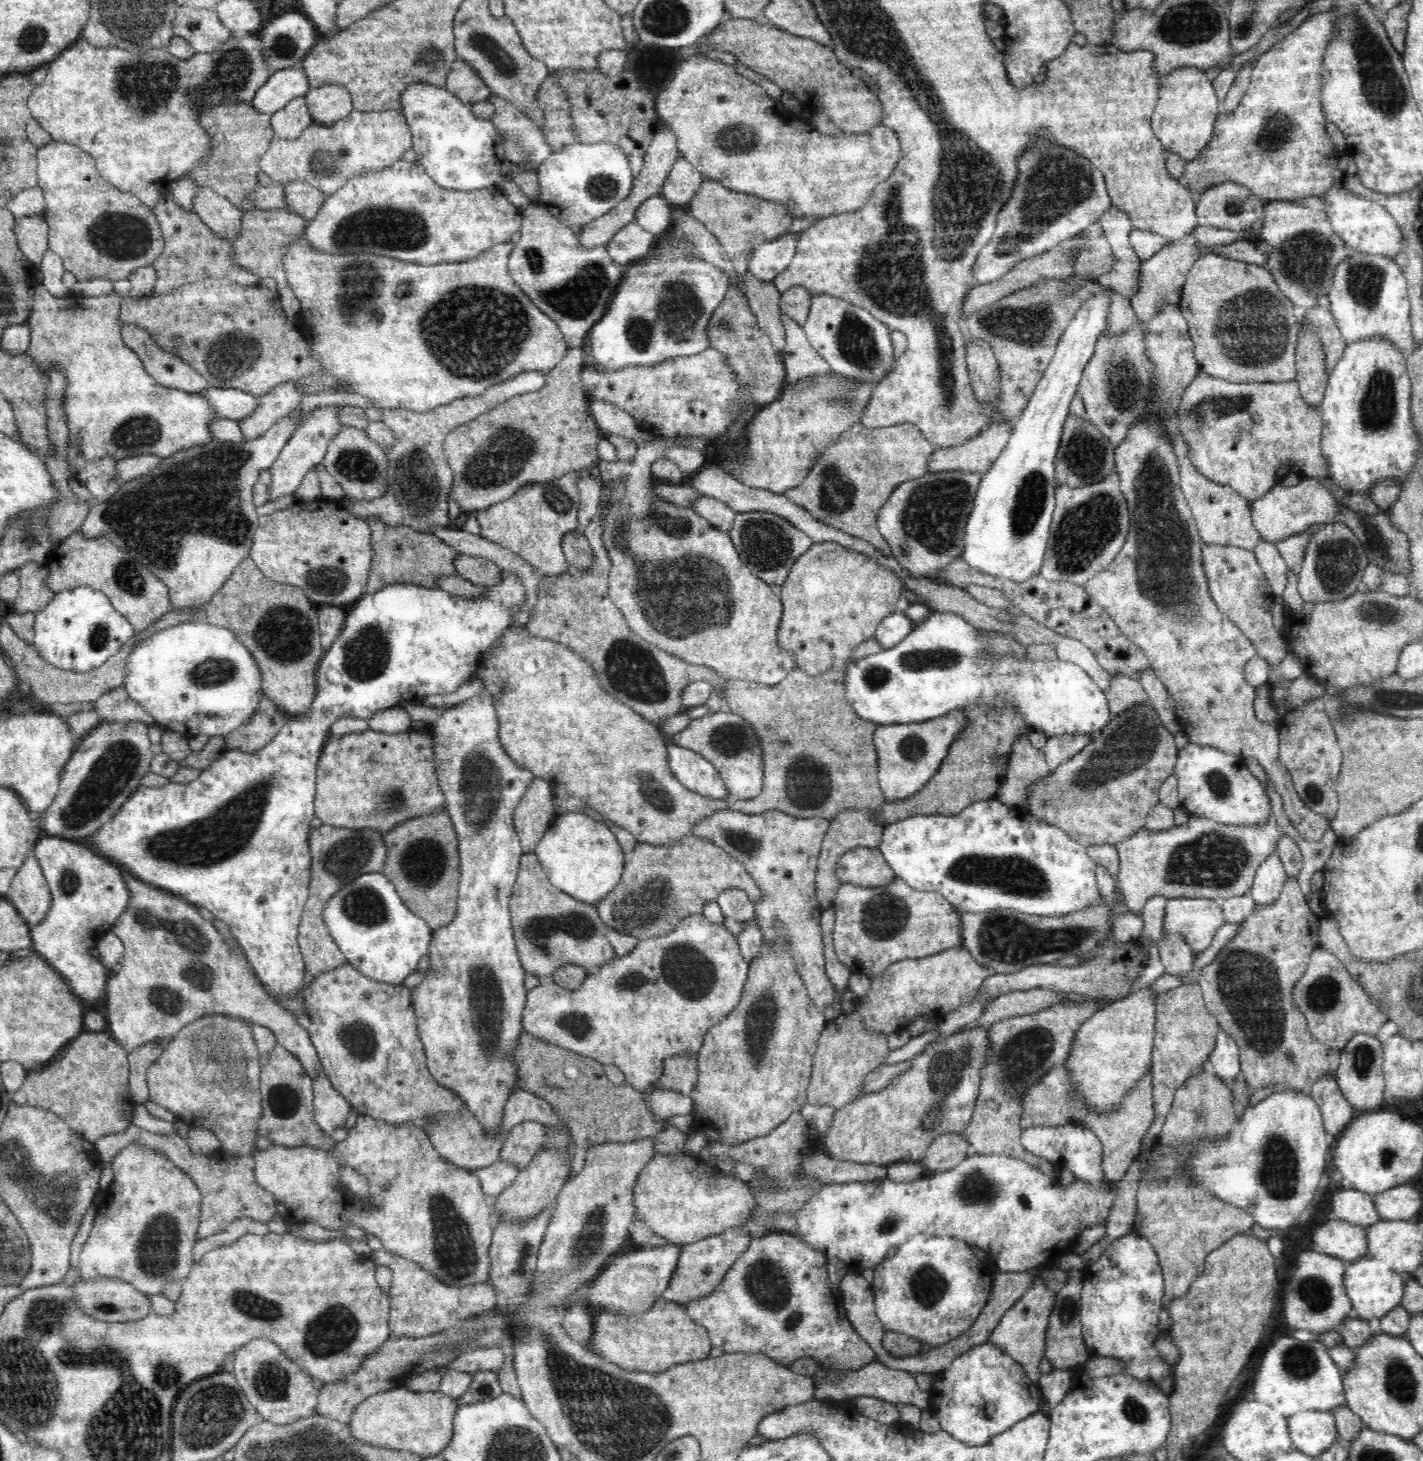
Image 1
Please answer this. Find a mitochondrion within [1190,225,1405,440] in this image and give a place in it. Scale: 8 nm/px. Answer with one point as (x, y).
(1252, 328)

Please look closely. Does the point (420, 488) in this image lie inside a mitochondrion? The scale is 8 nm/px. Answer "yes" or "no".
yes

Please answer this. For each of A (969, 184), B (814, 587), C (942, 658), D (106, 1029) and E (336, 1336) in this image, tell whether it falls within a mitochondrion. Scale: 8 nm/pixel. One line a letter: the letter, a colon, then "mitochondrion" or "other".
A: mitochondrion
B: other
C: mitochondrion
D: other
E: mitochondrion

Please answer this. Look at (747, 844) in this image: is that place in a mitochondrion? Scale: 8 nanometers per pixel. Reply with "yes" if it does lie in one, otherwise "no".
yes

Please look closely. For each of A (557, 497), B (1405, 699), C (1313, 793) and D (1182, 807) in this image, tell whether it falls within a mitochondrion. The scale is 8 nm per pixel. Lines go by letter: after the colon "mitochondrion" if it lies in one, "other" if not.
A: mitochondrion
B: mitochondrion
C: mitochondrion
D: other

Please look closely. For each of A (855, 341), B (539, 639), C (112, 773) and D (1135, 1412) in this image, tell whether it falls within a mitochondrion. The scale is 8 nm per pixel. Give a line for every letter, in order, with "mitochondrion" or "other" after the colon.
A: mitochondrion
B: other
C: mitochondrion
D: mitochondrion

